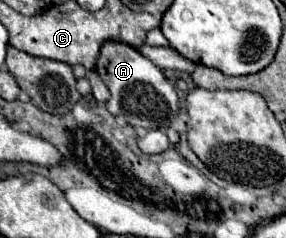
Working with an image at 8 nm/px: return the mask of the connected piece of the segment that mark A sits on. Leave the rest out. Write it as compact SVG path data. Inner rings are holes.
M116 40L104 42L100 48L96 72L112 94L106 102L106 110L112 116L124 114L130 126L162 130L168 128L172 120L178 116L180 100L176 94L176 86L164 76L164 72L156 64L142 56L134 46Z

